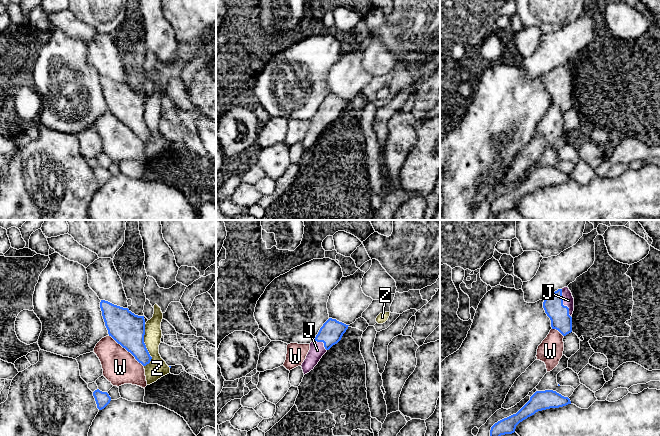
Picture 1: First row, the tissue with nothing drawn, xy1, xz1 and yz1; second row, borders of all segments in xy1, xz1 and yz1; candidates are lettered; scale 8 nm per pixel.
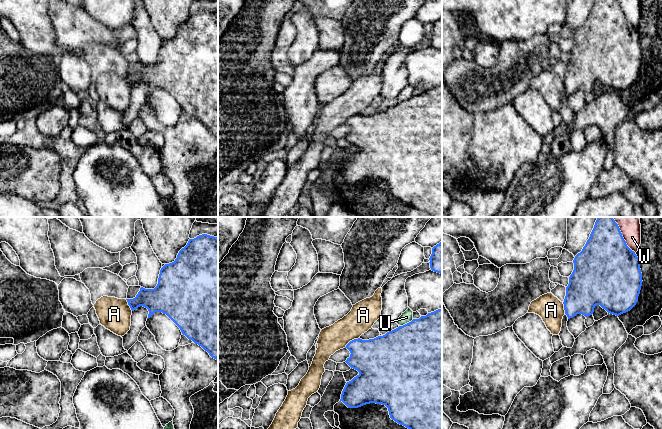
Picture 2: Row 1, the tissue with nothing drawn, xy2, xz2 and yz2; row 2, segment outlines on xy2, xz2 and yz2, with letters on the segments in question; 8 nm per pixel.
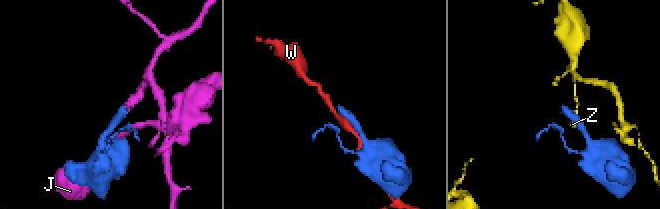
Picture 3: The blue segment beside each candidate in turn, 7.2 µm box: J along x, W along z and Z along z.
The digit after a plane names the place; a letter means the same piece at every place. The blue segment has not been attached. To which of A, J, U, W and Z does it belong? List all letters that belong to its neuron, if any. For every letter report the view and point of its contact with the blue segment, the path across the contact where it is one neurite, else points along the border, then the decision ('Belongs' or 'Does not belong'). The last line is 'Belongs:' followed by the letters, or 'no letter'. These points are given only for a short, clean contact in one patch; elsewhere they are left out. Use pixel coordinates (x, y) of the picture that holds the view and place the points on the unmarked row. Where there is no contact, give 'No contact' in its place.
A: Touches blue at xz2 (352, 116). Boundary: xz2 (359, 113), (351, 116), (344, 123). Does not belong
J: Touches blue at yz1 (562, 80). Belongs
U: Touches blue at xz2 (407, 99). Boundary: xz2 (413, 95), (399, 102). Does not belong
W: Touches blue at xy1 (126, 125). Does not belong
Z: Touches blue at xy1 (145, 121). Boundary: xy1 (144, 100), (144, 120), (151, 133), (151, 136), (145, 142). Does not belong
Belongs: J

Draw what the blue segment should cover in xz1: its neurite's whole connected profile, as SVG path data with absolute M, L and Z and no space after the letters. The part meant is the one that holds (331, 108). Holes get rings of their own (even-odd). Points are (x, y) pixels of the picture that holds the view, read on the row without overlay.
M332 94L323 100L314 117L310 119L310 126L301 141L304 151L313 146L322 132L341 116L348 102Z

